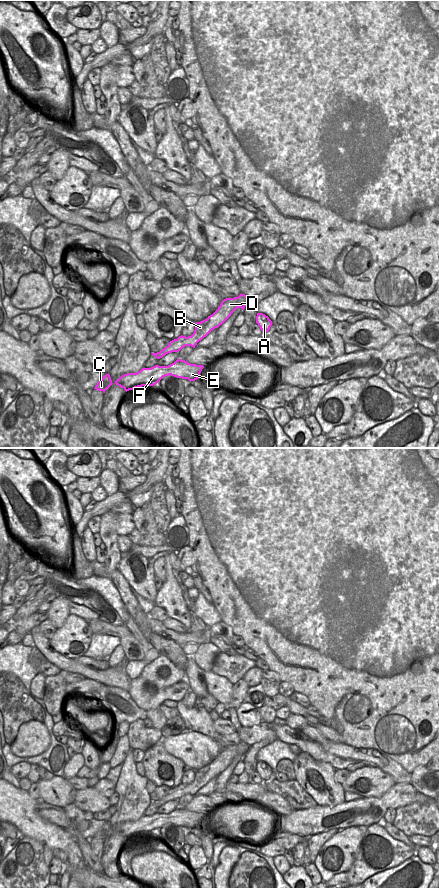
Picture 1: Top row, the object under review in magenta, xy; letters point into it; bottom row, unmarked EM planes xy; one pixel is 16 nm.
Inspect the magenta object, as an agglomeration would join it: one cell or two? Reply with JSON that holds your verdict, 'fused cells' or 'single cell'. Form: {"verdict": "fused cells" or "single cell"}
{"verdict": "fused cells"}

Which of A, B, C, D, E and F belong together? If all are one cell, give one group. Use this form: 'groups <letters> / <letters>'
groups A D / B C E F

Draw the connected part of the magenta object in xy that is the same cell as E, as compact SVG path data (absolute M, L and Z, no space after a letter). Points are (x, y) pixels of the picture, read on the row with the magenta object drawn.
M178 358L168 366L155 365L151 368L142 368L137 373L124 374L115 384L127 392L142 386L156 385L163 377L169 375L195 381L200 377L203 368L203 365L191 364Z

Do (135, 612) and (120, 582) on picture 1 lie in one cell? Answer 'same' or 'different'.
same

